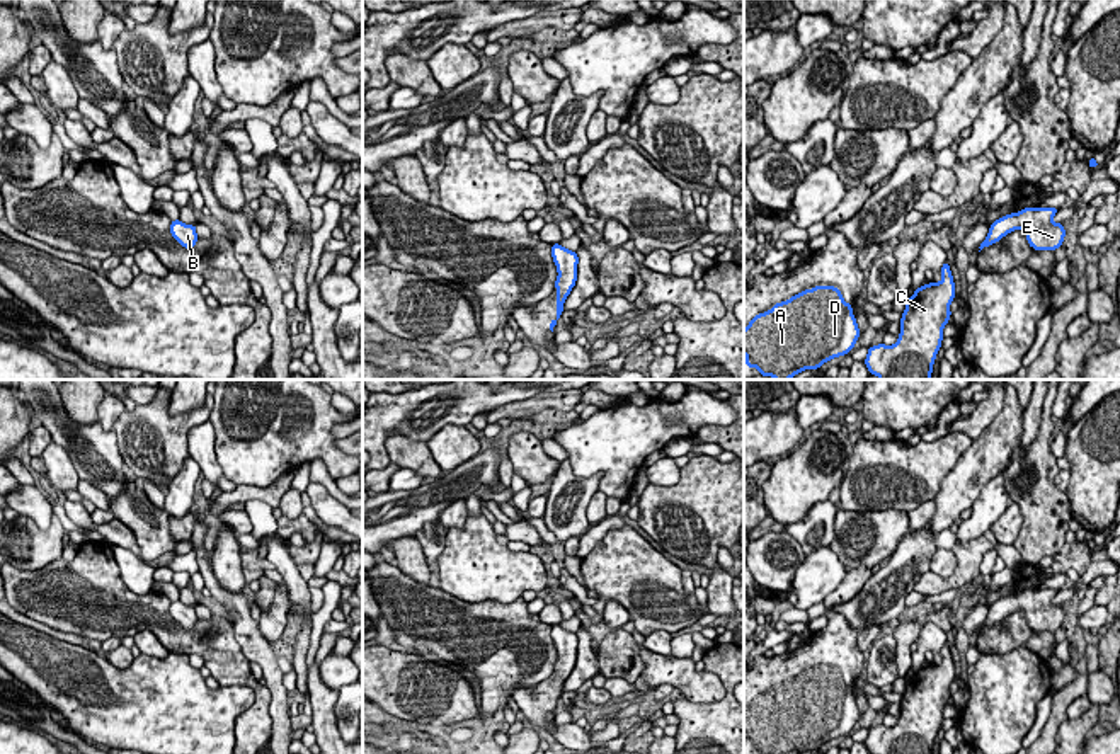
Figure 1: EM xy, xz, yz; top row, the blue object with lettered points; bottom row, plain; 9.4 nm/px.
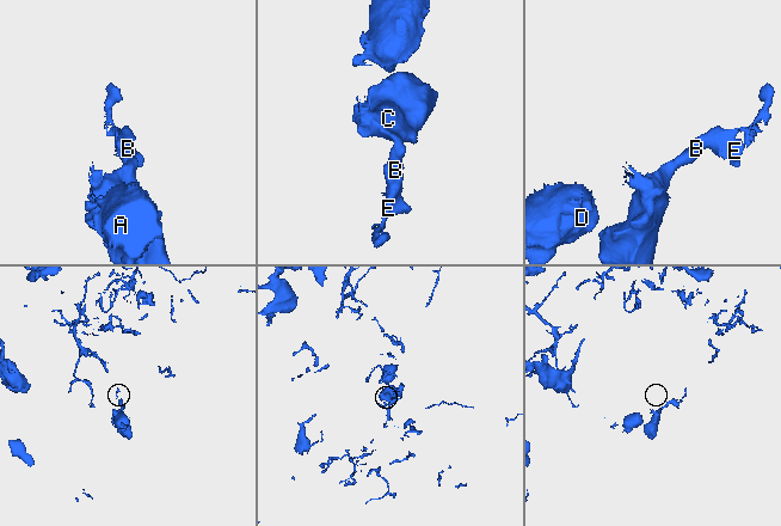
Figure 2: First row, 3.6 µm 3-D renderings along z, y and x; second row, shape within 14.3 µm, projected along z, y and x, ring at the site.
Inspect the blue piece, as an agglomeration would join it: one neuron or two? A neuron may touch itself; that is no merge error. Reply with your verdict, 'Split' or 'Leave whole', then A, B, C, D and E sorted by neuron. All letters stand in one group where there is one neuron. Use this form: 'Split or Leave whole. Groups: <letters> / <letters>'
Leave whole. Groups: A B C D E

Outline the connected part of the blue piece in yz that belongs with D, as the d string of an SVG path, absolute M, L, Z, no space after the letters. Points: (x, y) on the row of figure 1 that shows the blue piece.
M815 286L774 303L749 322L744 330L746 368L757 368L759 374L774 380L790 380L846 356L858 337L853 308L841 291L836 286Z

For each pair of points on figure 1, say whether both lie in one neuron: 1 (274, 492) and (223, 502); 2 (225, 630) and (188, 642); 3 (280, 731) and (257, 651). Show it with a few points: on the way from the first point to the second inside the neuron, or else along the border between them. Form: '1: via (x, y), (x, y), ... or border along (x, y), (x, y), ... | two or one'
1: via (262, 494), (240, 494), (235, 497) | one
2: via (217, 625), (205, 627), (196, 635) | one
3: via (280, 710), (278, 690), (271, 671) | one

